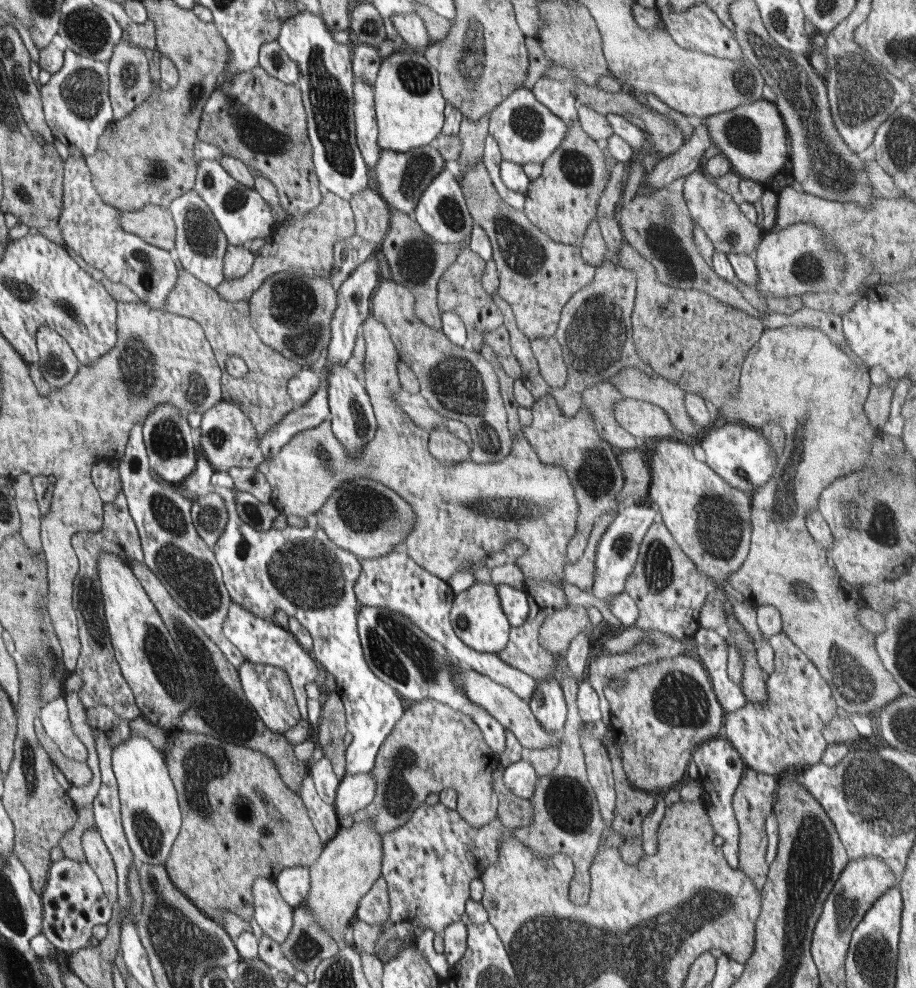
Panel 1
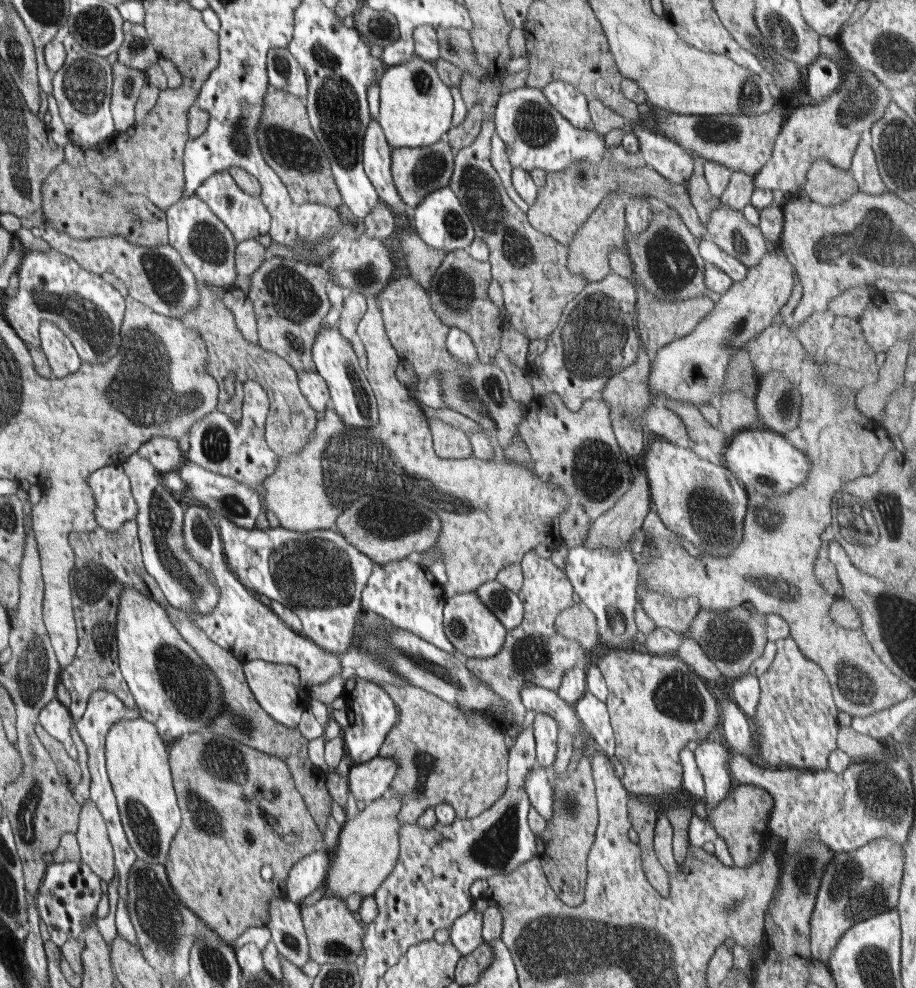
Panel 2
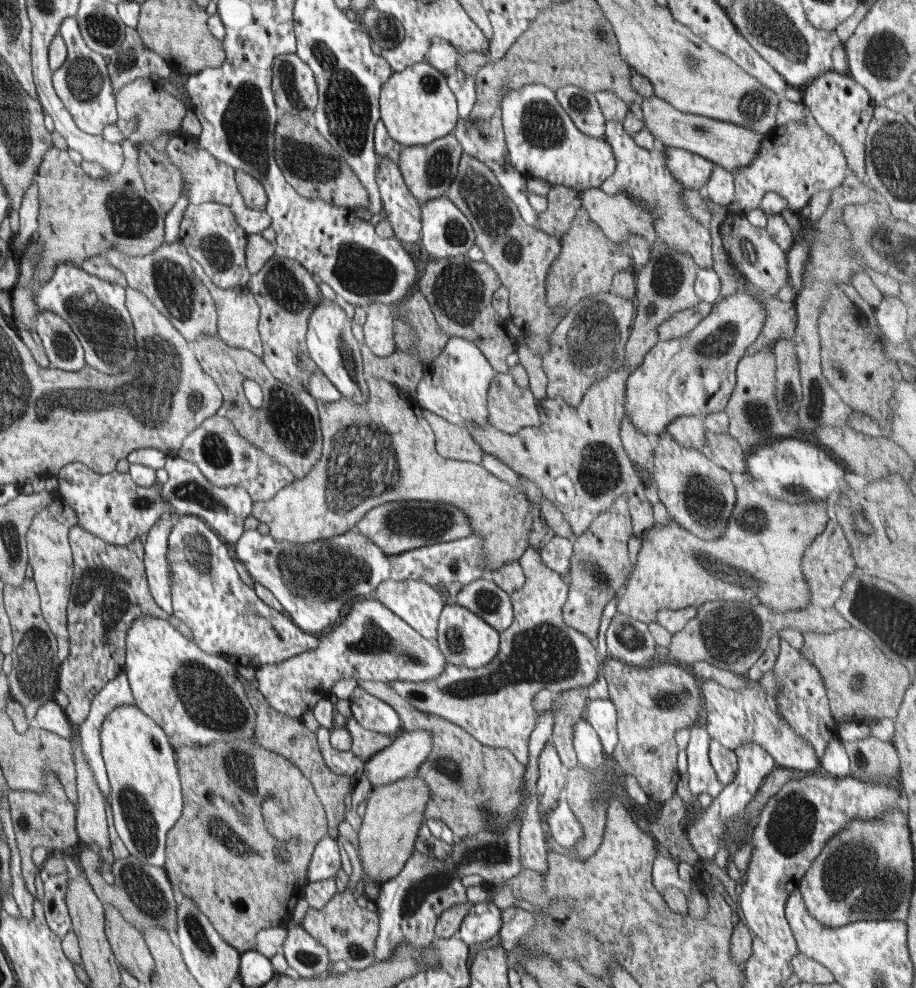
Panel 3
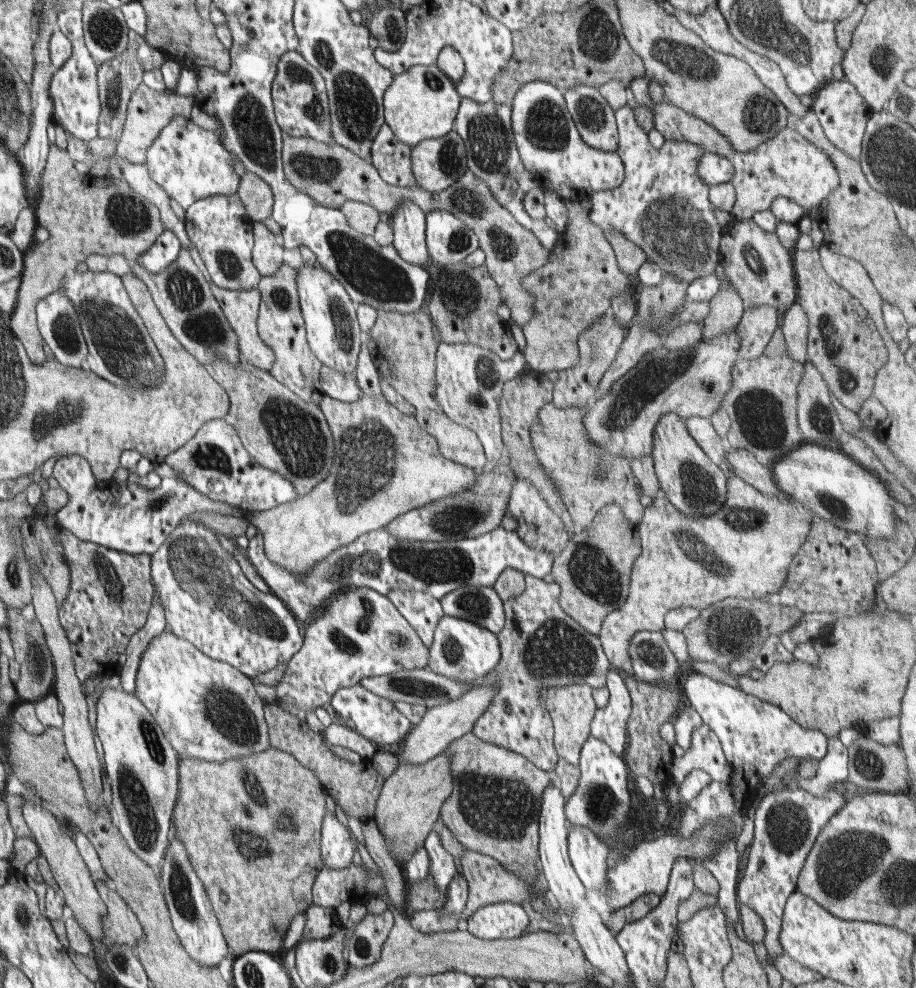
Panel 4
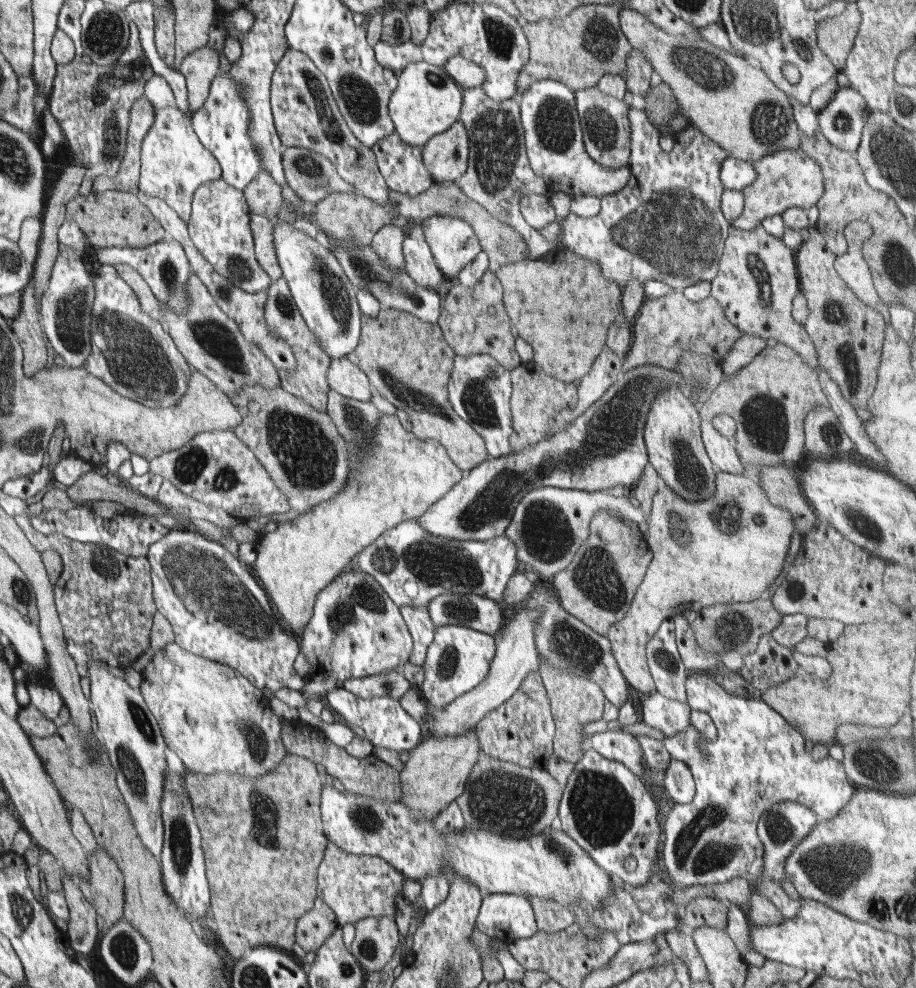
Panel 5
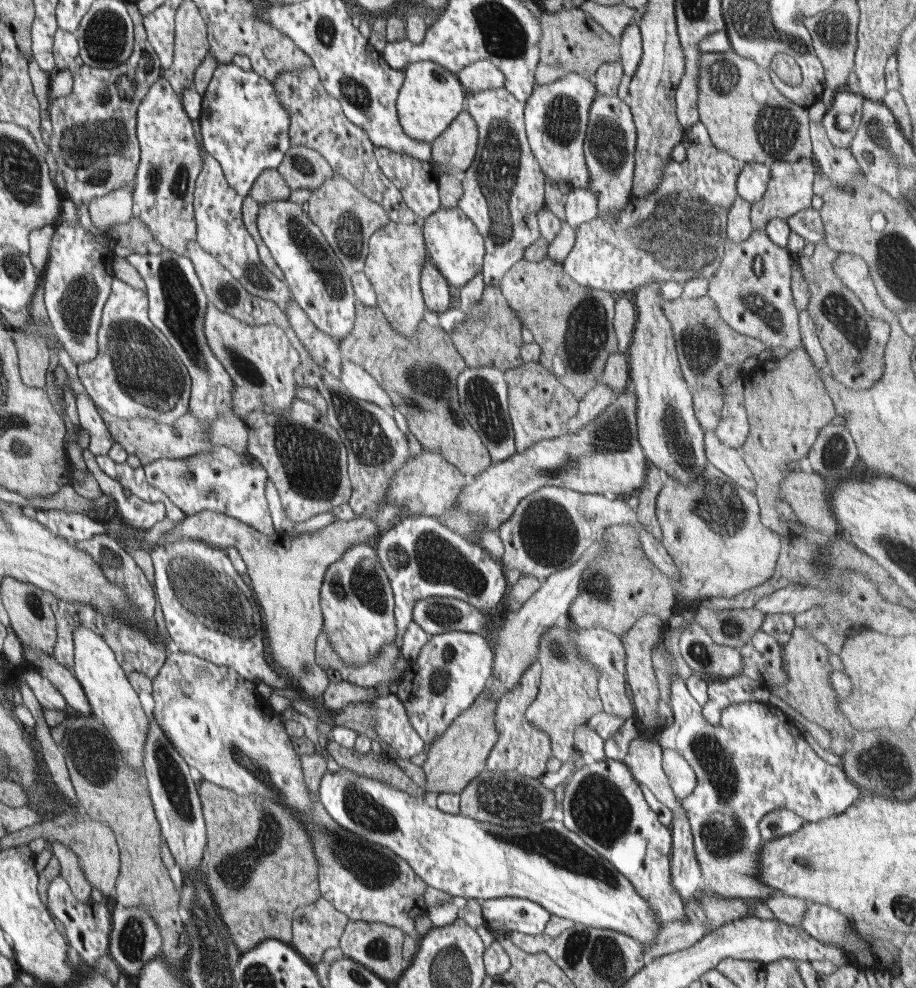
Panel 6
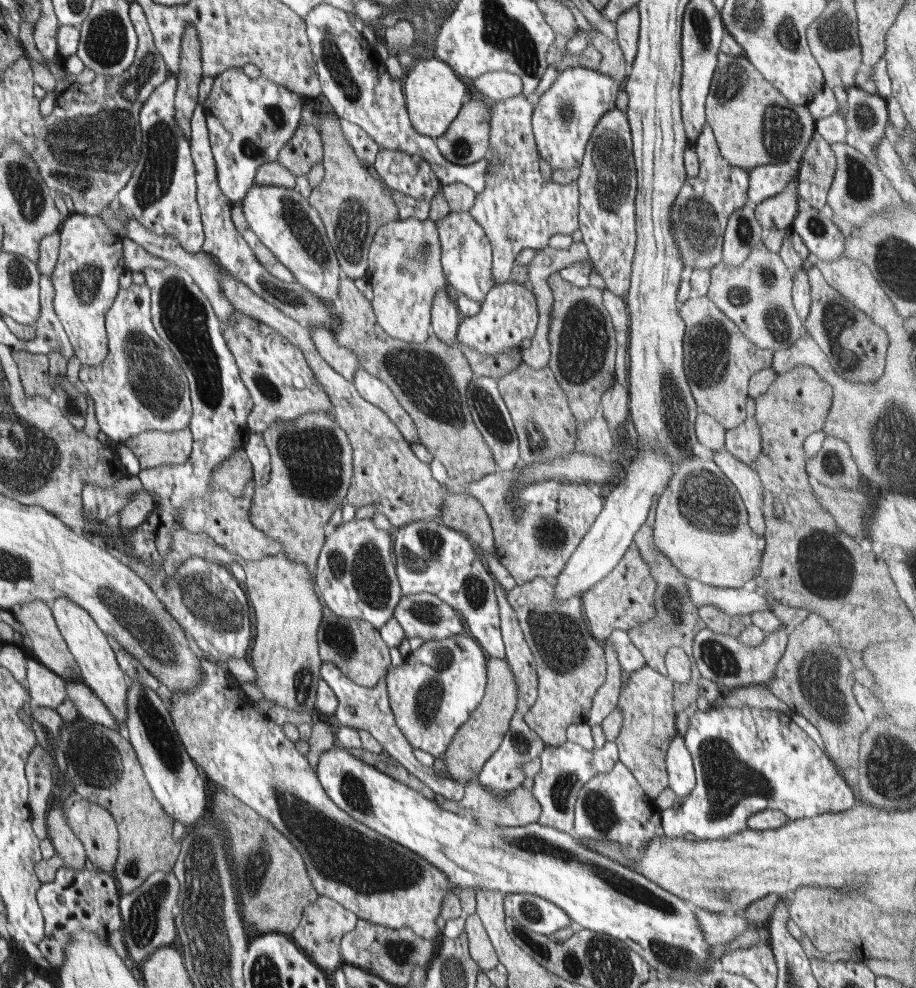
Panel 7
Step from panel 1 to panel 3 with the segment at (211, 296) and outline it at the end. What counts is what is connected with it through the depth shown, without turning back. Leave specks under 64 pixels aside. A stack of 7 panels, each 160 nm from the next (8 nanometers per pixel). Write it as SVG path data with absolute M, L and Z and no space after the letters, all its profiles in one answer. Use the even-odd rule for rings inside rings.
M220 334L214 337L200 336L190 346L204 372L217 382L222 391L223 403L217 414L231 420L240 436L265 452L274 462L285 466L295 479L304 479L323 453L318 400L311 397L307 391L298 390L274 378L261 357L248 350L228 346L220 339ZM246 378L260 384L264 394L262 409L251 406L244 396L242 382Z

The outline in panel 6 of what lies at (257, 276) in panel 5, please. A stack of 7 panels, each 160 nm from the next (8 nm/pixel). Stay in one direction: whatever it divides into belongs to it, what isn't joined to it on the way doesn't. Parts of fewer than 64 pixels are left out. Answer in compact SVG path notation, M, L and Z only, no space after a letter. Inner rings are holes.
M199 119L192 121L194 136L199 144L203 165L195 180L193 194L194 220L196 221L196 243L215 260L224 266L233 278L250 294L275 302L283 311L285 303L293 299L291 290L285 281L271 274L260 261L257 245L246 231L242 221L242 202L244 198L227 183L220 163L204 148L203 138L199 130Z

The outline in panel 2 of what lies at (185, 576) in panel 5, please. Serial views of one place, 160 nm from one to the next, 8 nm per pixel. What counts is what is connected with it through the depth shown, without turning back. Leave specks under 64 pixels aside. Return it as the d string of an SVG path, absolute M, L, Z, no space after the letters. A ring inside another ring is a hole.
M198 505L186 507L183 516L183 541L184 548L189 552L189 555L209 572L209 578L211 578L217 588L219 588L218 602L208 614L188 614L191 621L202 632L205 632L206 636L208 636L212 642L230 651L241 663L252 660L263 660L274 664L294 665L296 668L302 666L302 676L300 676L300 678L302 678L302 686L312 687L316 684L326 683L326 681L342 672L341 655L332 654L321 649L312 639L286 626L286 623L282 622L282 619L271 607L261 603L258 597L254 596L254 594L236 578L236 575L227 565L217 521L212 517L212 514L206 507Z

